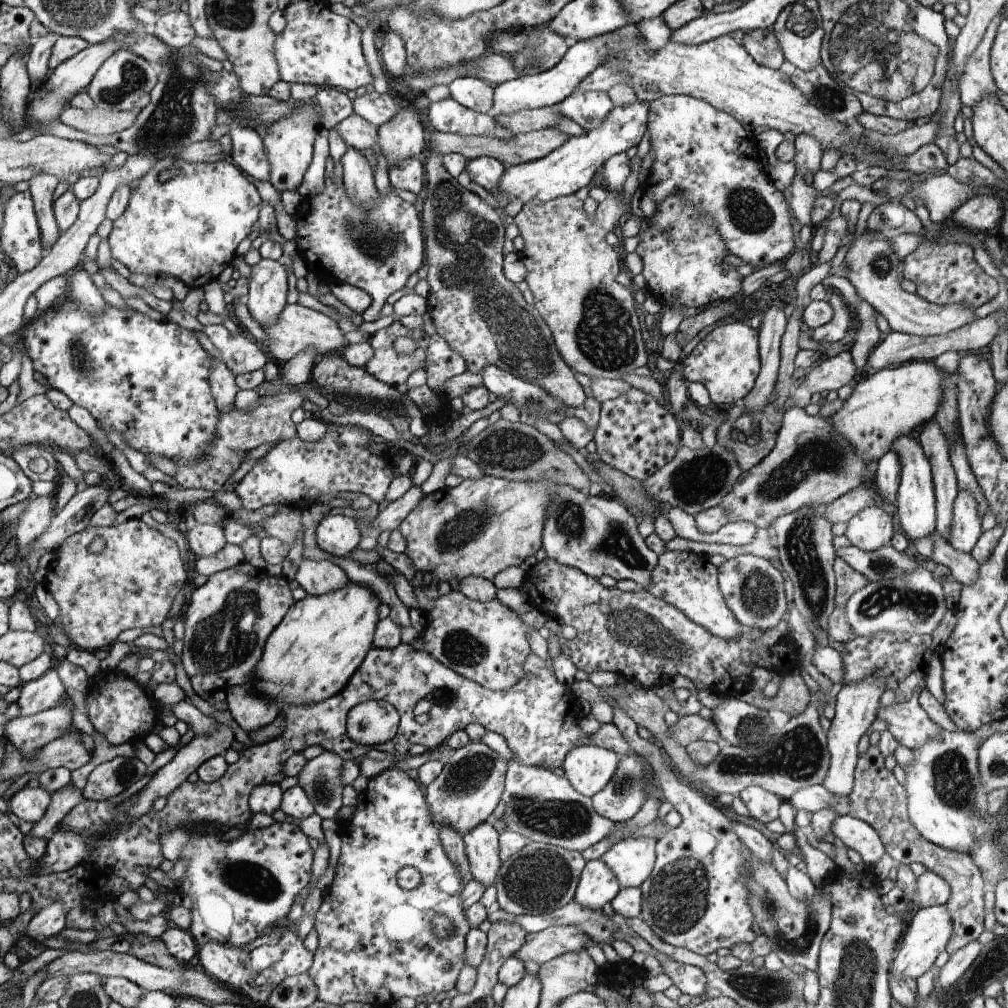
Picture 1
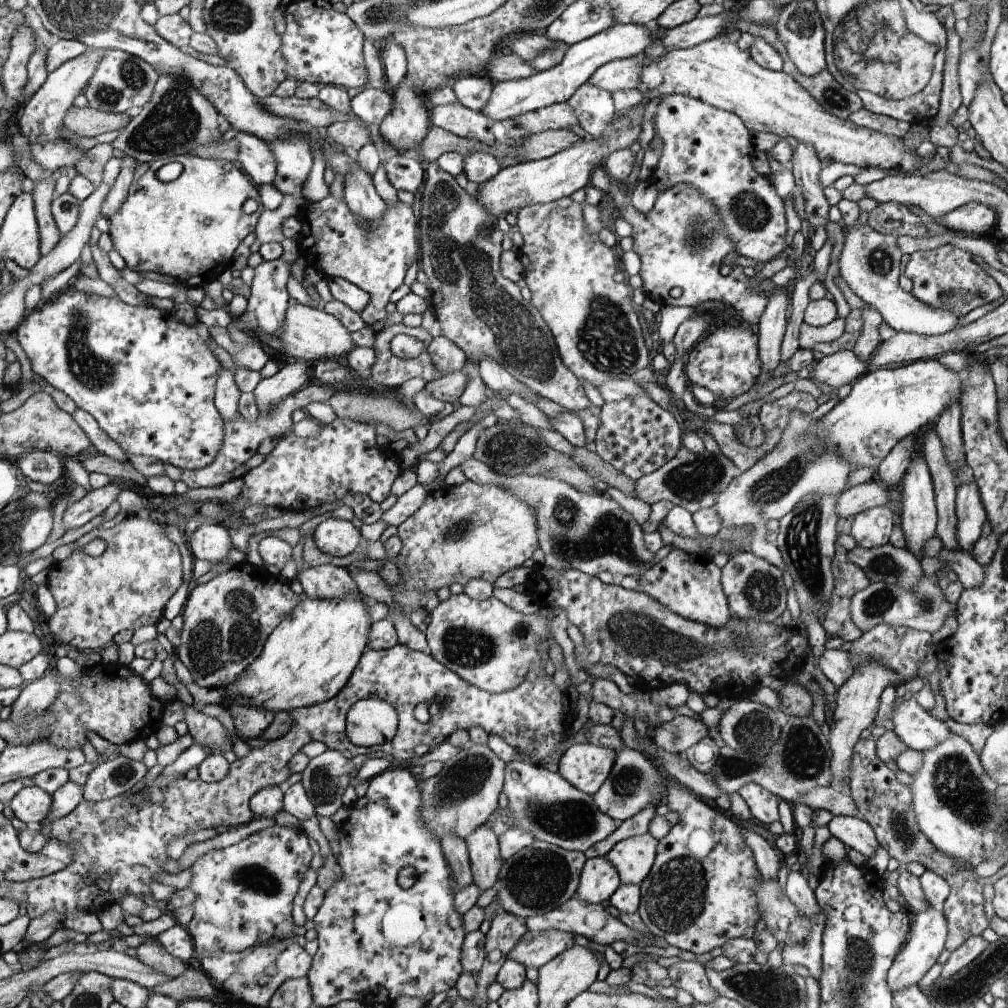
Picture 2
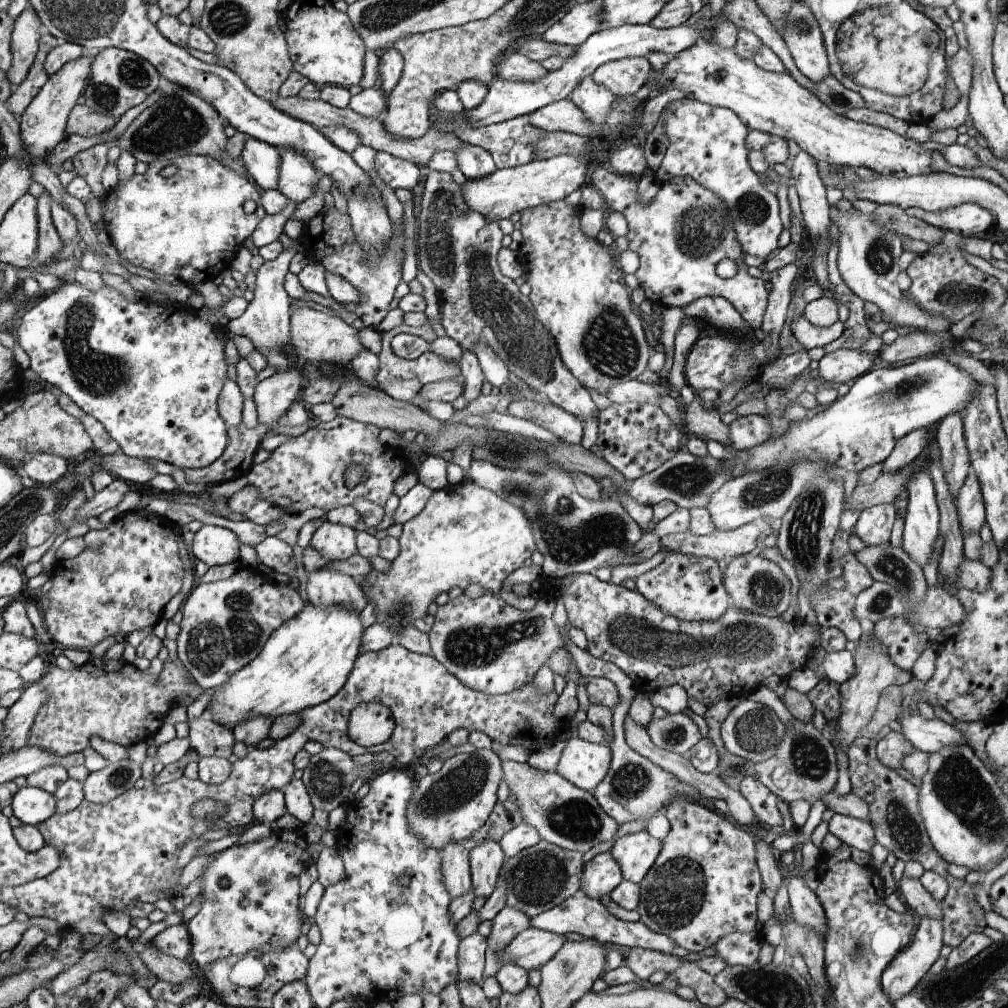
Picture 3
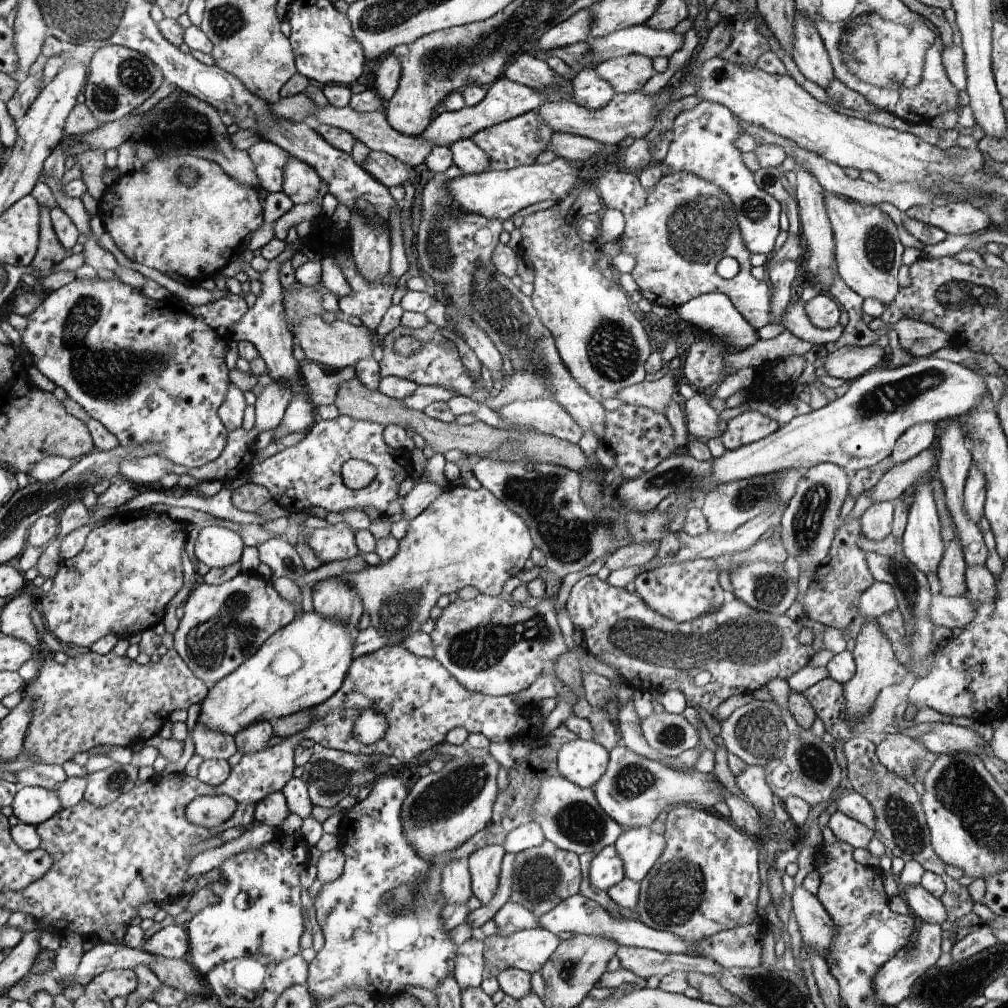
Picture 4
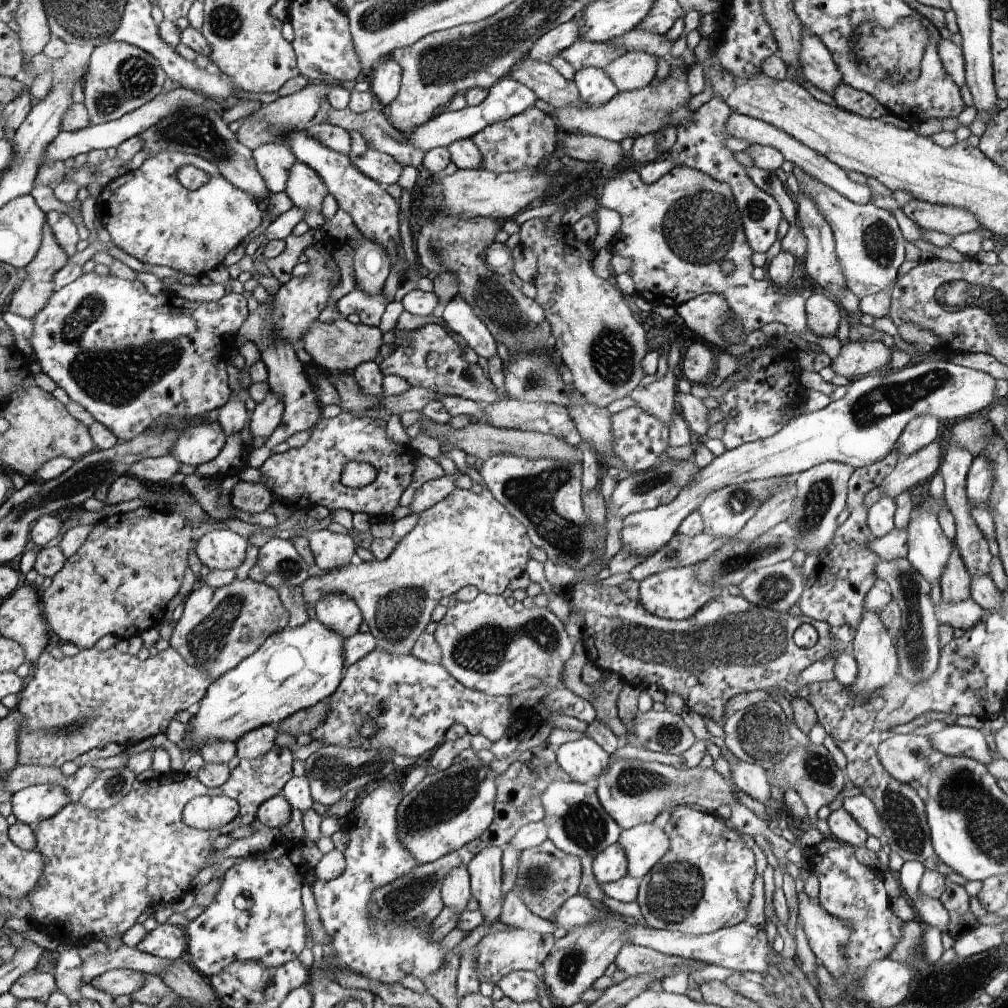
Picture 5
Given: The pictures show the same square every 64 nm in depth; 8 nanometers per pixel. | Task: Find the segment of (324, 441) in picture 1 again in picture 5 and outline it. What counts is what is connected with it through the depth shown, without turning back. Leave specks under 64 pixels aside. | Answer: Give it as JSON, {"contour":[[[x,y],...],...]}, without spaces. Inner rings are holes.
{"contour":[[[347,411],[338,414],[335,418],[325,419],[310,430],[311,438],[300,448],[290,448],[283,454],[267,454],[264,464],[259,468],[261,482],[275,498],[282,500],[290,508],[302,510],[303,513],[310,507],[321,505],[329,511],[347,510],[351,513],[365,513],[368,517],[390,516],[392,510],[398,506],[398,500],[412,481],[414,472],[413,460],[416,451],[410,445],[400,446],[386,438],[386,420],[372,419],[363,416],[356,417]],[[349,461],[369,463],[377,471],[377,478],[369,486],[352,489],[341,484],[340,474]]]}

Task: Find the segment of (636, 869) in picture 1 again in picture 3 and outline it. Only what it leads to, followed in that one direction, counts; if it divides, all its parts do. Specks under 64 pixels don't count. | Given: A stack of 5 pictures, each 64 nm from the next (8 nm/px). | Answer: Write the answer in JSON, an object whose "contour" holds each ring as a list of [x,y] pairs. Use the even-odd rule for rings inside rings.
{"contour":[[[645,829],[619,838],[613,842],[611,850],[612,858],[620,866],[623,880],[639,885],[658,860],[663,843]]]}

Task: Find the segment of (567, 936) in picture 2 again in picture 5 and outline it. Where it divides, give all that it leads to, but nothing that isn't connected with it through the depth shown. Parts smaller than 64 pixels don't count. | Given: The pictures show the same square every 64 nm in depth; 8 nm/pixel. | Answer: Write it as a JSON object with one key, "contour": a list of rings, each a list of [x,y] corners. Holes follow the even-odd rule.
{"contour":[[[514,929],[512,932],[489,932],[480,944],[474,948],[480,982],[496,985],[506,974],[513,971],[541,972],[543,963],[556,942],[557,940],[552,933],[540,933],[525,929]]]}

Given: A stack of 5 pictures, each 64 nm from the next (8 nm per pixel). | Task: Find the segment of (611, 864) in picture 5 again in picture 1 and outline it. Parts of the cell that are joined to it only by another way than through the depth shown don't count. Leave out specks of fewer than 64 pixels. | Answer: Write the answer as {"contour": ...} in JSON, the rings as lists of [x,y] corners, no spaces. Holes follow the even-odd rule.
{"contour":[[[594,859],[588,861],[587,868],[580,877],[574,900],[582,908],[603,910],[604,904],[610,904],[619,890],[618,878],[614,872],[602,860]]]}

